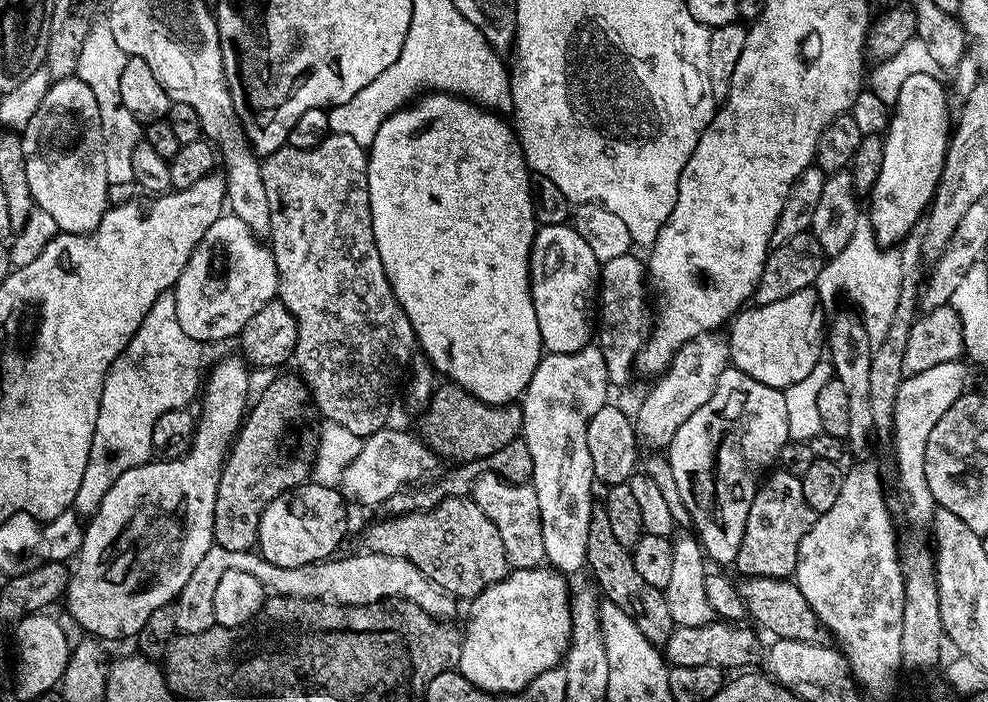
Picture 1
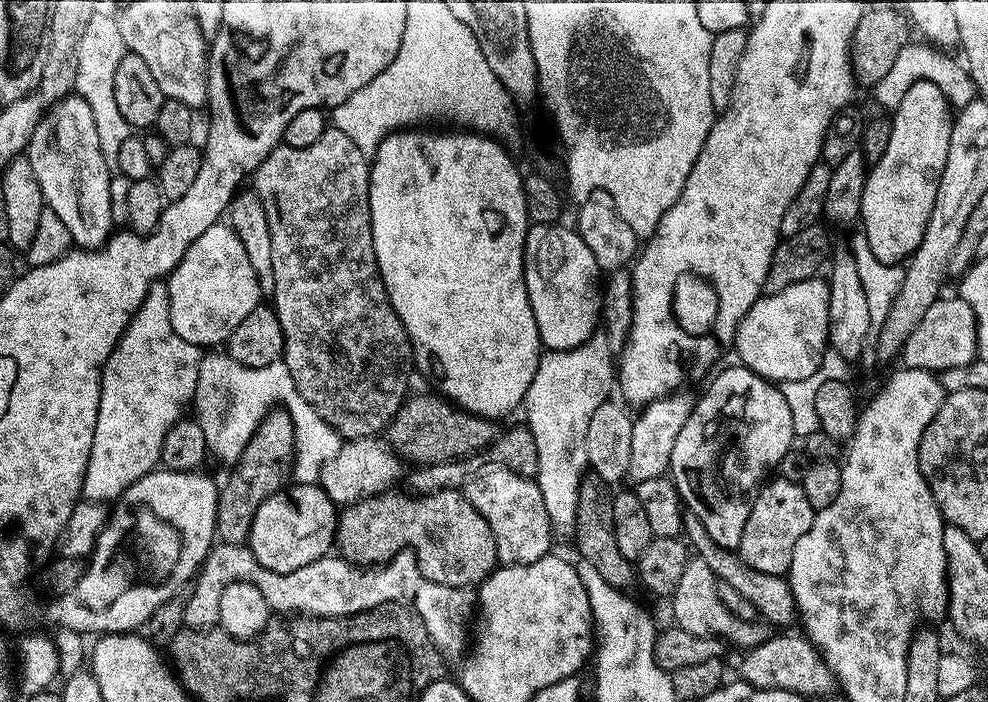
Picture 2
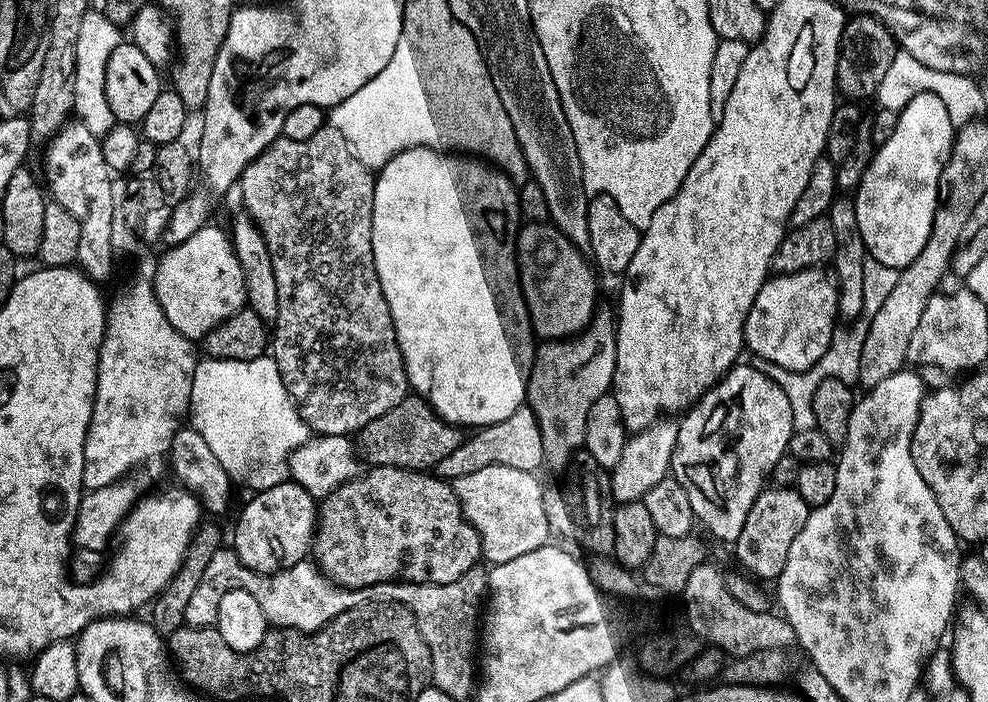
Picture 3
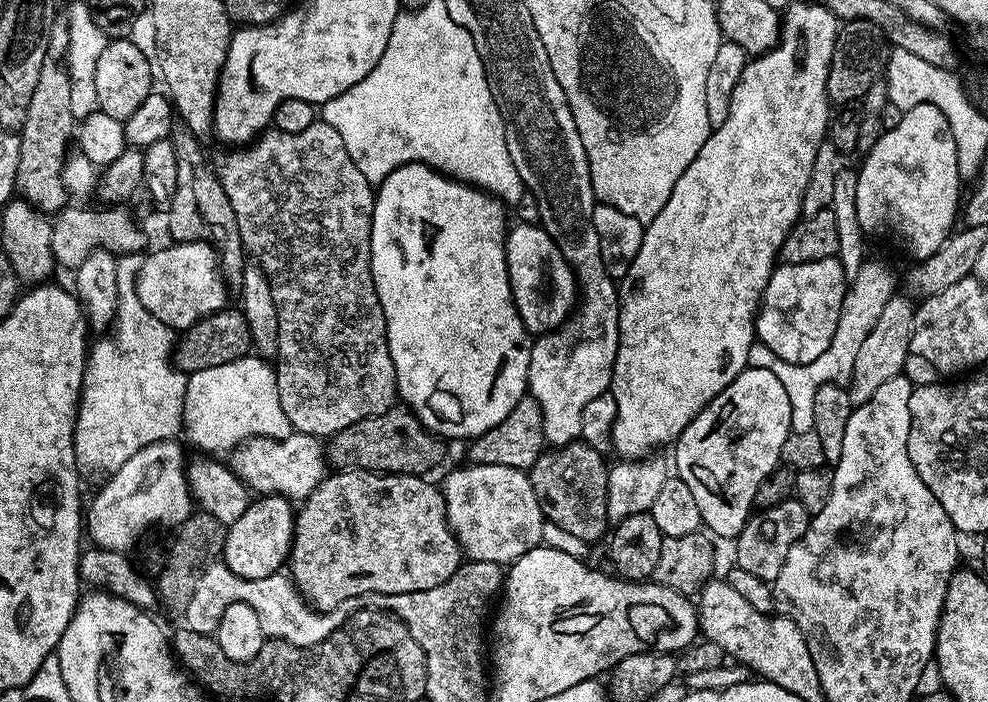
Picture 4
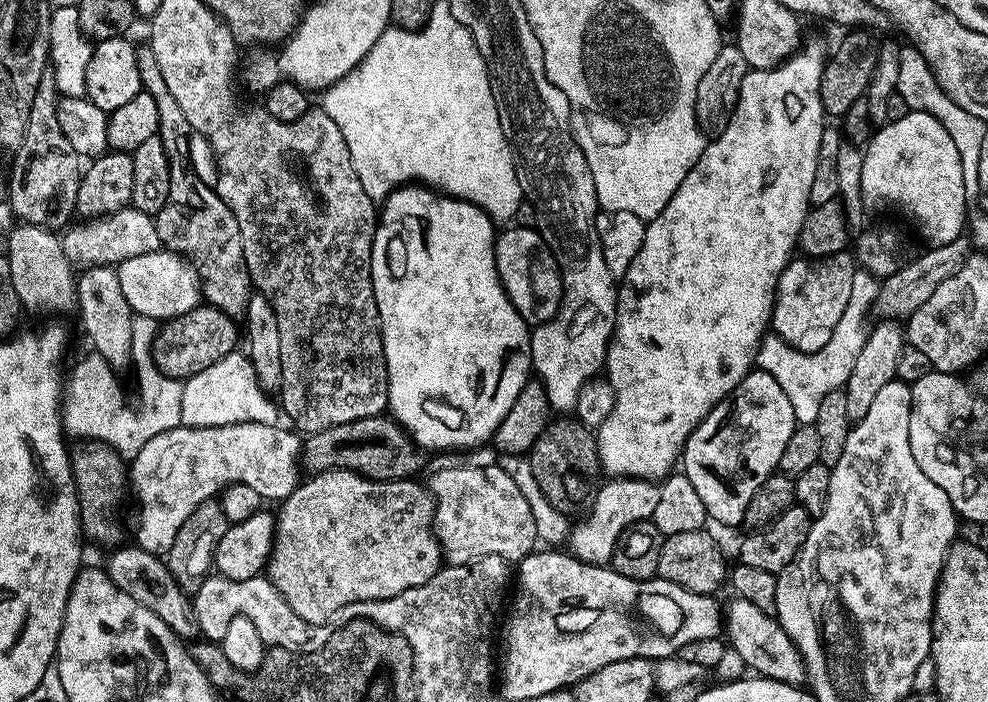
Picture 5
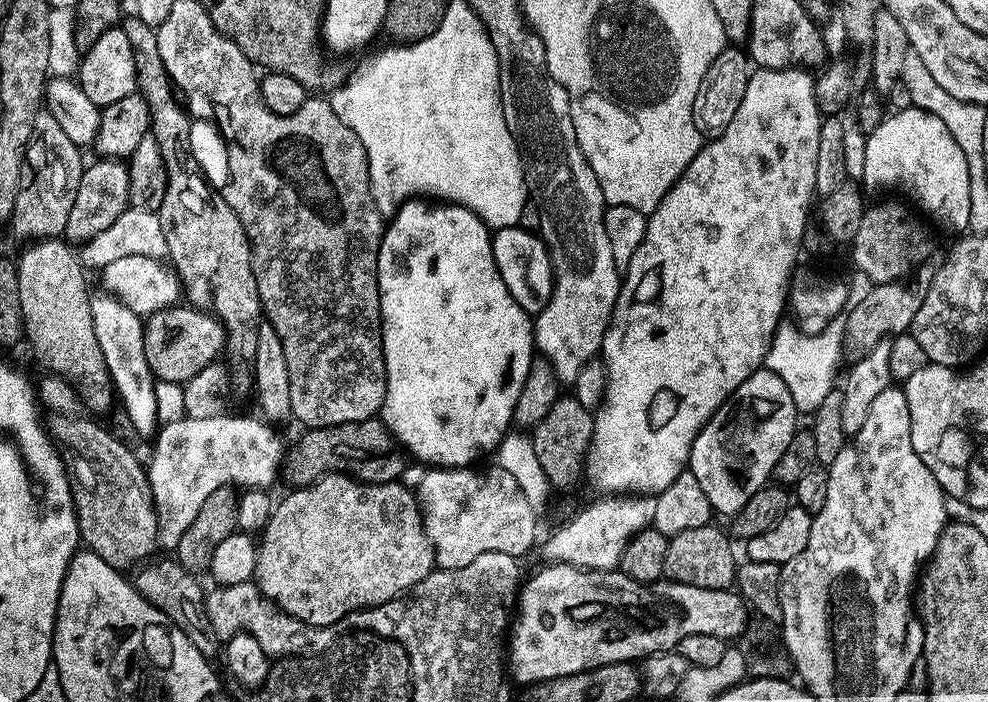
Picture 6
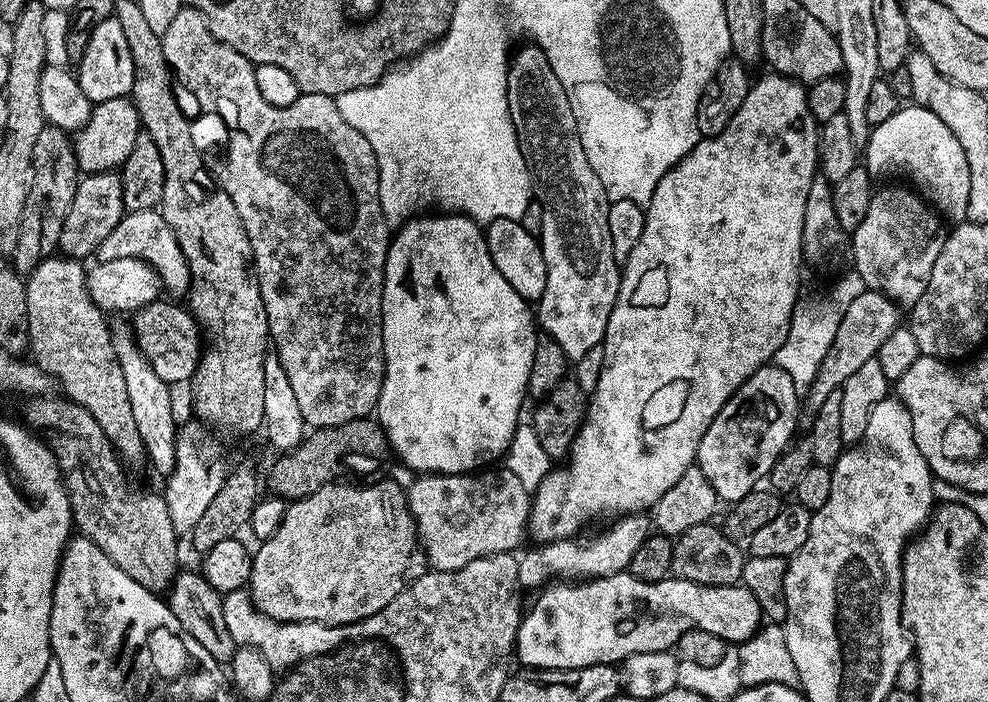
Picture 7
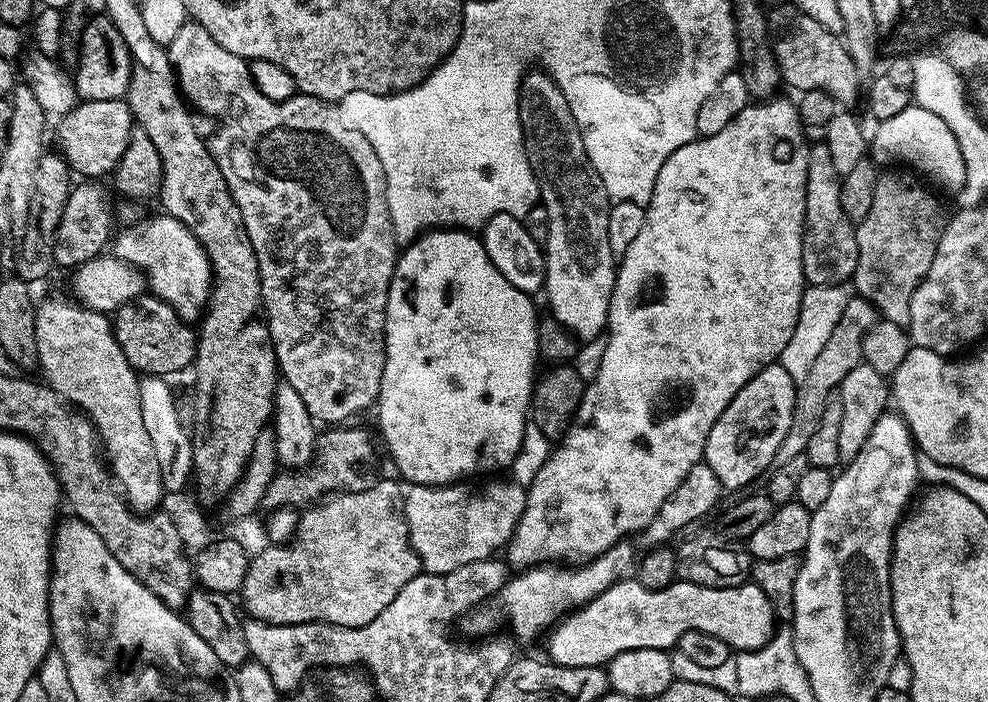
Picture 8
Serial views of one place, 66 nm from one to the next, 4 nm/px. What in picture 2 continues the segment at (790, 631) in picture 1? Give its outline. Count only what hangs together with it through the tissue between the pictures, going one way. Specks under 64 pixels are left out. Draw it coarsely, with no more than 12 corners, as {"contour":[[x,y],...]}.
{"contour":[[697,516],[681,531],[717,581],[731,585],[763,621],[788,628],[796,603],[785,577],[747,567],[719,546]]}

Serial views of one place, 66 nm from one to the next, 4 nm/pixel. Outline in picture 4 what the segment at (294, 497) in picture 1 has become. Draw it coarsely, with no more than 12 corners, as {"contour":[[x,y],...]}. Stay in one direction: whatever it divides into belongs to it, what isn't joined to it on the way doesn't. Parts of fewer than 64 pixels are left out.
{"contour":[[261,495],[227,525],[222,561],[238,578],[289,559],[293,501]]}

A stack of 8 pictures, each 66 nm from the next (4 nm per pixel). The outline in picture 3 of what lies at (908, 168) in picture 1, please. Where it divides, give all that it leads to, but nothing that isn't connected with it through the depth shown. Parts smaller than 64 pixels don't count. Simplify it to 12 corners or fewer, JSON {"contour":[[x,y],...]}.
{"contour":[[934,93],[899,111],[852,196],[867,255],[921,254],[956,127]]}

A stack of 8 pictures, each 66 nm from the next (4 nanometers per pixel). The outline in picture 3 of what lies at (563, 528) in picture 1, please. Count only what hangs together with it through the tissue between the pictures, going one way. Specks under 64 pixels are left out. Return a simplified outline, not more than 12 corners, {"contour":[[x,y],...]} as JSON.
{"contour":[[604,306],[546,340],[527,403],[544,463],[584,448],[586,418],[616,379],[617,317]]}

